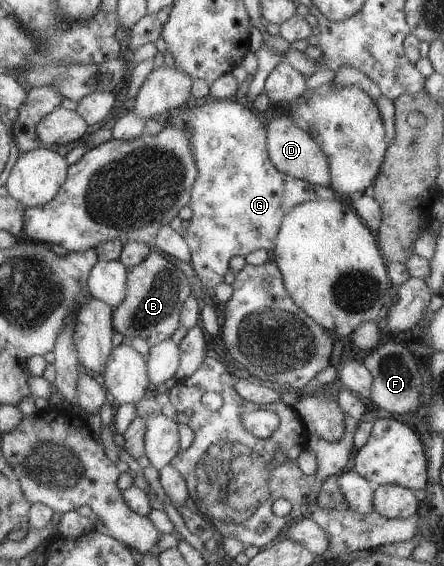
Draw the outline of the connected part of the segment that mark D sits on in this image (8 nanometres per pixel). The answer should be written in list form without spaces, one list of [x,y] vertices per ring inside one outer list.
[[[287,115],[274,117],[265,125],[266,147],[272,165],[286,175],[307,181],[310,185],[329,187],[330,175],[328,162],[319,141],[302,131]]]

